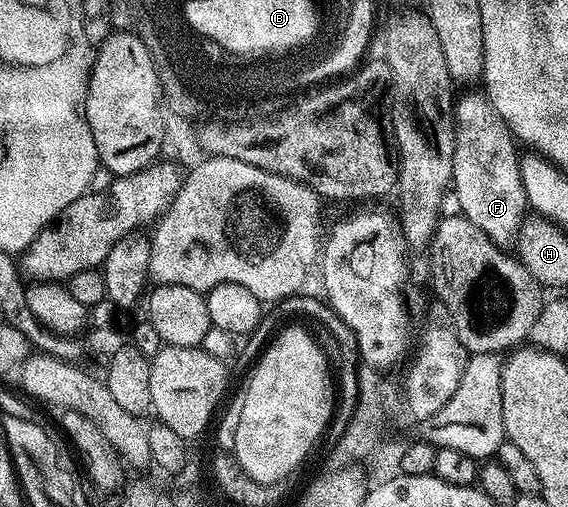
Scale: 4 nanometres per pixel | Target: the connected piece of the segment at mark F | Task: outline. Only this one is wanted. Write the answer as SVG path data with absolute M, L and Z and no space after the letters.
M485 92L466 93L457 98L454 103L454 162L452 171L454 179L452 182L452 193L458 196L458 205L461 216L468 218L484 235L491 237L497 245L509 246L508 243L517 236L518 228L524 220L528 211L526 192L522 186L522 176L520 175L519 146L516 138L506 126L506 121L500 119L496 107L492 107L490 98Z

